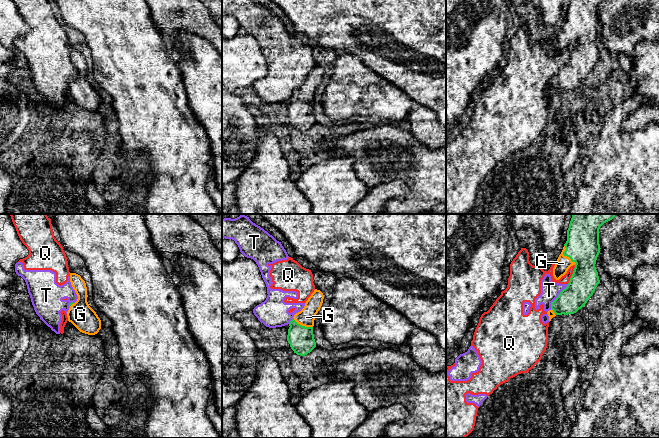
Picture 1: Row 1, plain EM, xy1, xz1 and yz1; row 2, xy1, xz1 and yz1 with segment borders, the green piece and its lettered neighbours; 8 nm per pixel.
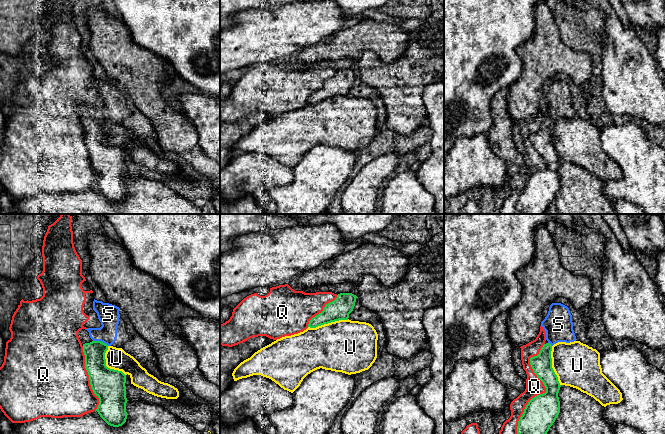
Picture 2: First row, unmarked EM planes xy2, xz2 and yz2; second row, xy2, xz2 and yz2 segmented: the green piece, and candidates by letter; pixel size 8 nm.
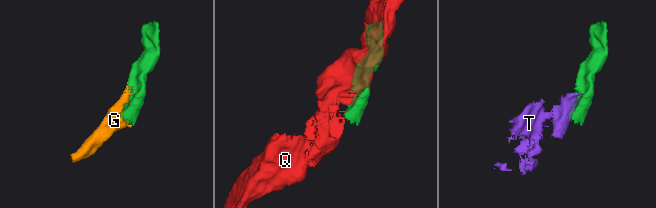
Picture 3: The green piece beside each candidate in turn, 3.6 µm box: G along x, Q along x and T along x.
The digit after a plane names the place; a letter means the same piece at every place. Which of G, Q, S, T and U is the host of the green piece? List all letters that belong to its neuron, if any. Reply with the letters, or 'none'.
G, S

